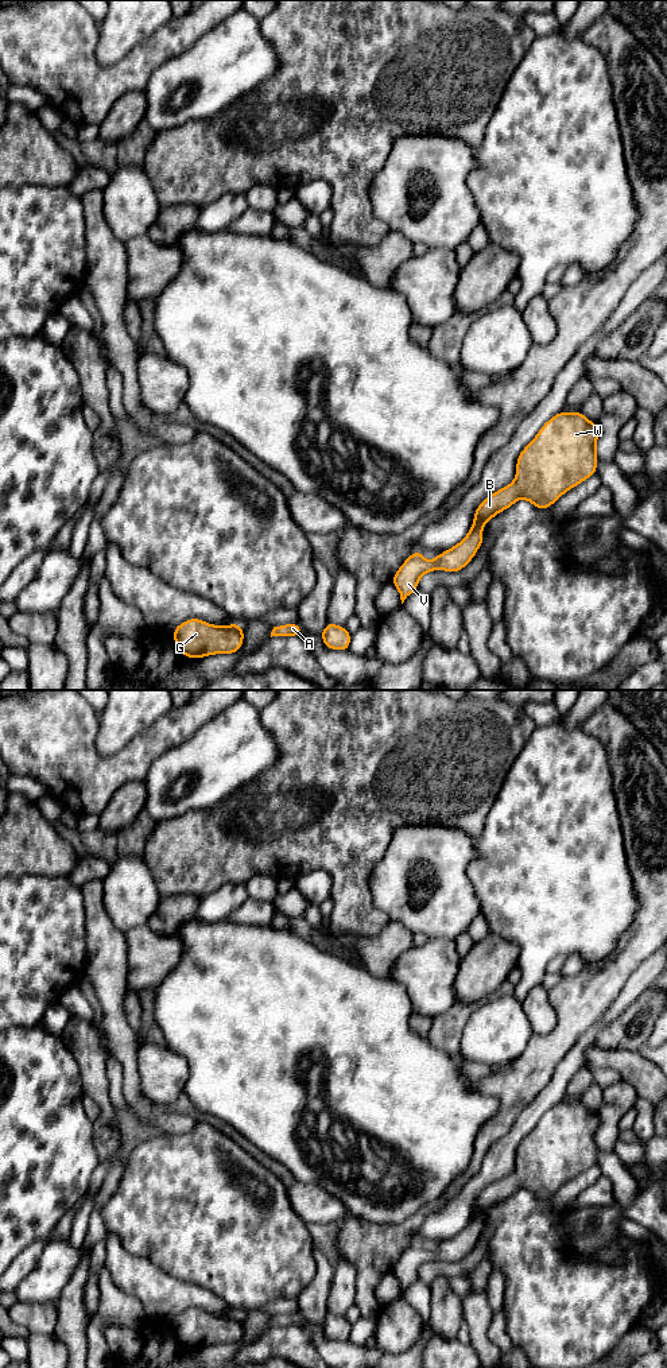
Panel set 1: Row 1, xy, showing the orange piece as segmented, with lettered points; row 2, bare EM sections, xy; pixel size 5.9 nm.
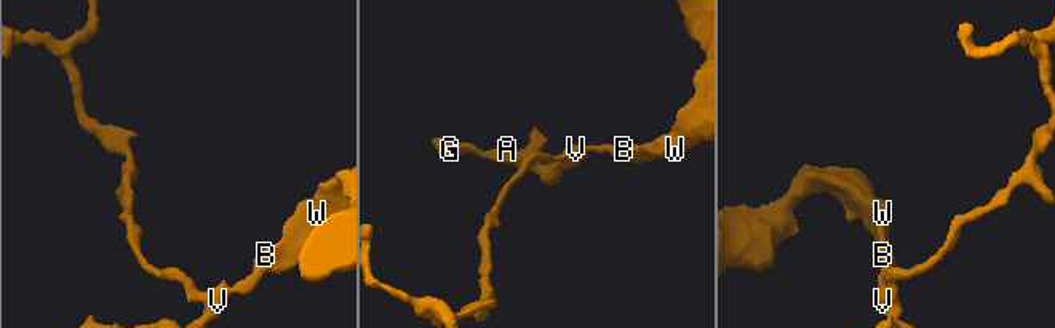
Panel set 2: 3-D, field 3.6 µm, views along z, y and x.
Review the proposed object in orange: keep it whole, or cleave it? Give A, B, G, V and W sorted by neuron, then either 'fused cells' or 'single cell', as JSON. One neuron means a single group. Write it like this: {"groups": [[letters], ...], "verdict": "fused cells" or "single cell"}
{"groups": [["A", "B", "G", "V", "W"]], "verdict": "single cell"}

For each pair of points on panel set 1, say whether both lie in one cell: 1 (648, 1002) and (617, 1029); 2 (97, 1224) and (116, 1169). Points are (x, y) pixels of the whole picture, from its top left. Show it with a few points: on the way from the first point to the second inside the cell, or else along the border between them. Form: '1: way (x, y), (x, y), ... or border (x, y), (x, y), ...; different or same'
1: way (640, 1010), (625, 1024); same
2: way (97, 1210), (99, 1202), (111, 1182); same

